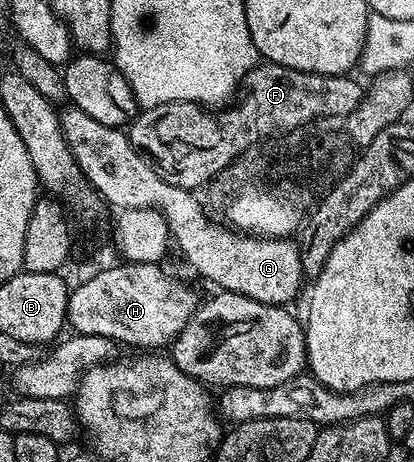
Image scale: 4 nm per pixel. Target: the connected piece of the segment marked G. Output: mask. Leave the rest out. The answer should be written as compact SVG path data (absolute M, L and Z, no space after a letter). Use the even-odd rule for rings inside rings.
M75 107L59 110L62 135L78 163L84 178L101 198L104 197L113 205L113 210L121 209L156 209L164 216L170 230L171 240L180 248L180 253L205 277L213 281L217 290L225 293L246 295L250 299L258 299L258 303L287 306L300 293L300 284L306 281L302 271L300 247L295 240L283 237L254 237L239 232L227 224L215 225L208 221L208 215L200 206L197 194L191 189L172 186L151 165L148 158L132 146L129 134L123 128L106 123L98 123L98 119L90 119L86 111Z

